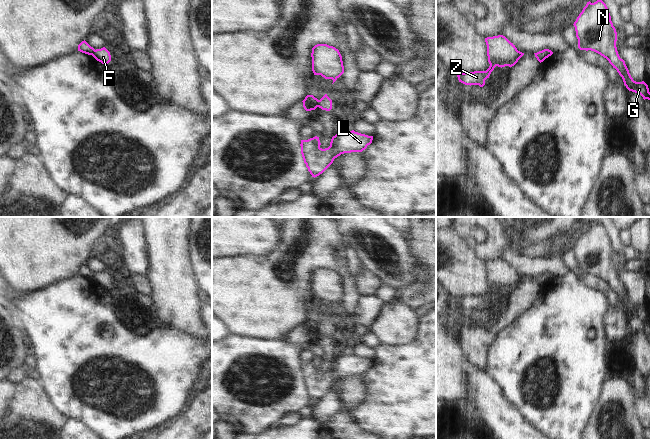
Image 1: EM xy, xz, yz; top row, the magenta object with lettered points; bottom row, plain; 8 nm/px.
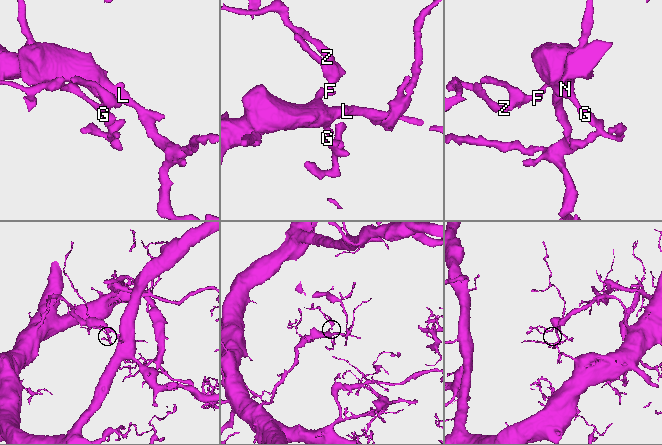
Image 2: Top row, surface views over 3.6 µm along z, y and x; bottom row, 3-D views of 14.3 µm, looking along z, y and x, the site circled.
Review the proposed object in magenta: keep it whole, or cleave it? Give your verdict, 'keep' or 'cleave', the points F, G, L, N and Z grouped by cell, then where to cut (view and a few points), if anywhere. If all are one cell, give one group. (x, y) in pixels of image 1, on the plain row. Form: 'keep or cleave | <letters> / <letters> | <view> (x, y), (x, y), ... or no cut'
cleave | F Z / G L N | xz (319, 324), (317, 330)

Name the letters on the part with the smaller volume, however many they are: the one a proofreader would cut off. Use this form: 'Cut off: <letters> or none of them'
Cut off: F, Z

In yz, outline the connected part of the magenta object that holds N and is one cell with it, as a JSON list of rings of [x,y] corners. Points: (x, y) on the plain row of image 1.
[[[602,224],[587,226],[573,249],[580,274],[591,274],[606,282],[622,301],[629,315],[640,318],[644,324],[650,324],[648,309],[644,305],[633,304],[625,285],[618,278],[617,256],[611,245],[609,233]]]

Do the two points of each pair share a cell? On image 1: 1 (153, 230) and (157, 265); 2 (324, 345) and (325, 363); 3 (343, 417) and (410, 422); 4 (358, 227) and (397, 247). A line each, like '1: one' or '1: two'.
1: one
2: one
3: two
4: one

